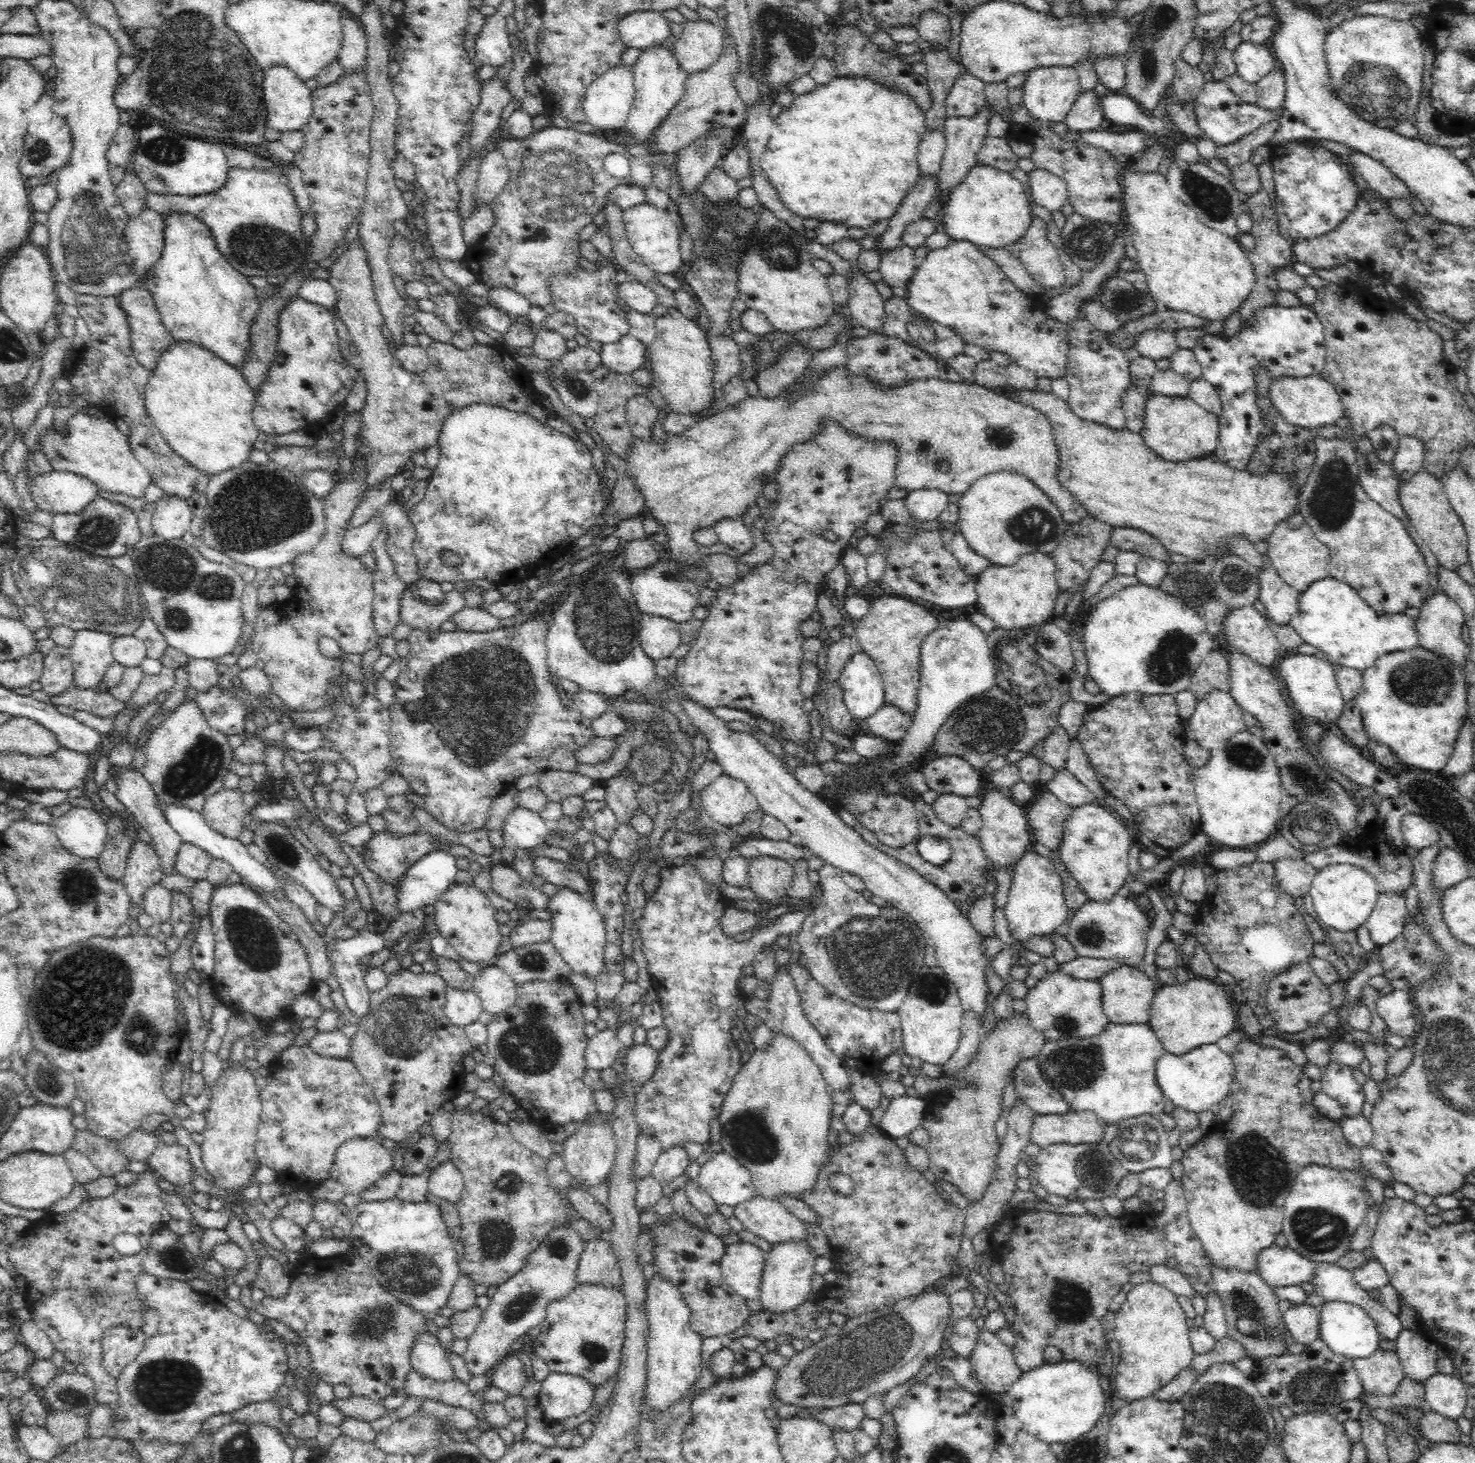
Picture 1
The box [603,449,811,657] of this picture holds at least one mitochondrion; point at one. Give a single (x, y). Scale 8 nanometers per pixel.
(671, 573)

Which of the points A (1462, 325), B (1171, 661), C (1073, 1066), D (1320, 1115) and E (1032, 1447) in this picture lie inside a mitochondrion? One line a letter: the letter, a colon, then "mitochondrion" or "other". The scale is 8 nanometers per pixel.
A: other
B: mitochondrion
C: mitochondrion
D: other
E: other

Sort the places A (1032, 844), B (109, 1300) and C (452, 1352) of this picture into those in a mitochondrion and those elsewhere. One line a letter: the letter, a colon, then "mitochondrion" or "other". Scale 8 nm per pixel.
A: other
B: mitochondrion
C: other

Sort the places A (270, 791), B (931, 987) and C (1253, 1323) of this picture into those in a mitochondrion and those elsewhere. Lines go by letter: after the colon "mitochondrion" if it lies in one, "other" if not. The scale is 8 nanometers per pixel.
A: other
B: mitochondrion
C: mitochondrion

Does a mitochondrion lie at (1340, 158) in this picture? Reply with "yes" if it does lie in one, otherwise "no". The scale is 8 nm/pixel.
no

